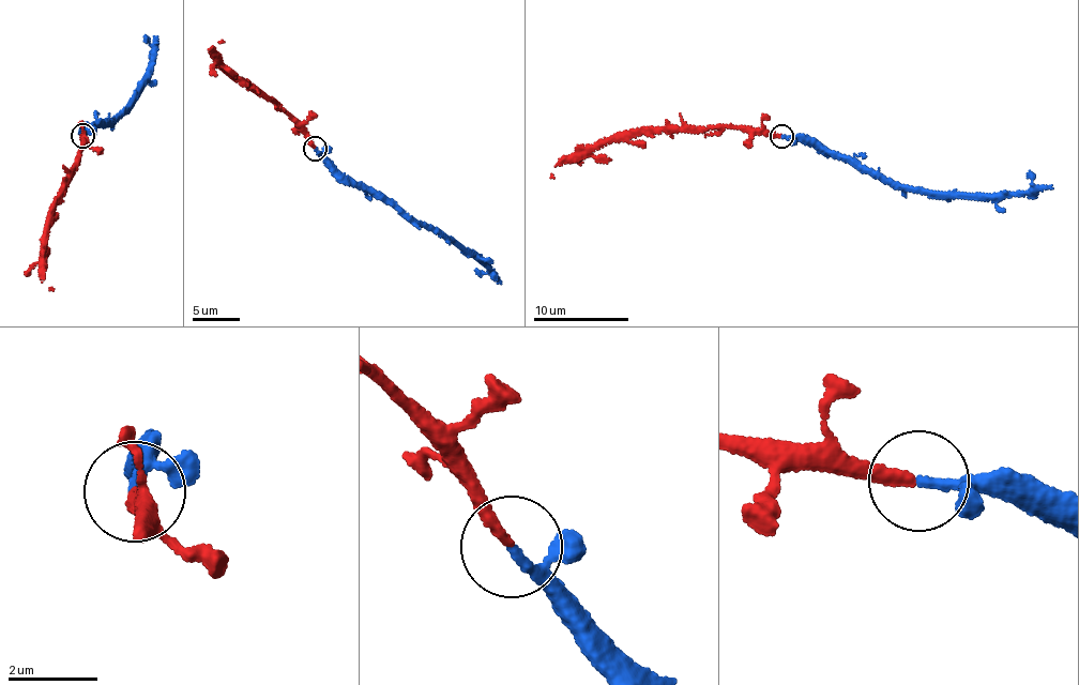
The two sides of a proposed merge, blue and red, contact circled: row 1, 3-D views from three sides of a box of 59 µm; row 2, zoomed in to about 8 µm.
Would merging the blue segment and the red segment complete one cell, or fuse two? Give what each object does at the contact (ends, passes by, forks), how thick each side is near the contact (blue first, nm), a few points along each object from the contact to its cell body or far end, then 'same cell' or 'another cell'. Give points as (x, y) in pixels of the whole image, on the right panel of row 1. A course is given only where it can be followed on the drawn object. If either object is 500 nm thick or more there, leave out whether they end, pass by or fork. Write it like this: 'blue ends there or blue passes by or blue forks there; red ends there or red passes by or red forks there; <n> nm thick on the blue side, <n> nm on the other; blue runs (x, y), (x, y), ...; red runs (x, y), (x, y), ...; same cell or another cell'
blue ends there; red ends there; 240 nm thick on the blue side, 280 nm on the other; blue runs (781, 137), (808, 138), (825, 151), (852, 161), (898, 185), (930, 192), (996, 199), (1052, 188); red runs (781, 137), (685, 124), (642, 127), (555, 166), (553, 178); same cell

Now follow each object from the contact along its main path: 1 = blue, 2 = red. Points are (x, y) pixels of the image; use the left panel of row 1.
1: (81, 136), (85, 124), (91, 127), (103, 121), (114, 120), (130, 106), (146, 77), (155, 37)
2: (81, 136), (88, 145), (67, 171), (56, 199), (42, 282), (54, 289)

